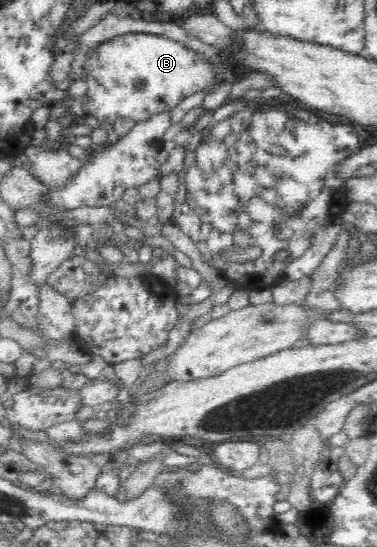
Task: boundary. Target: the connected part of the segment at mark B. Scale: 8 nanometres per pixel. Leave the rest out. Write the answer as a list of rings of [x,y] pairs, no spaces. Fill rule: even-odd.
[[[129,33],[102,42],[94,47],[87,62],[83,64],[83,71],[88,90],[82,99],[82,109],[105,125],[113,124],[119,117],[130,117],[135,123],[145,121],[160,111],[173,109],[186,97],[203,91],[214,82],[212,64],[203,55],[173,39],[165,39],[161,35],[151,33]],[[137,80],[144,81],[144,86],[140,90],[136,88]]]

